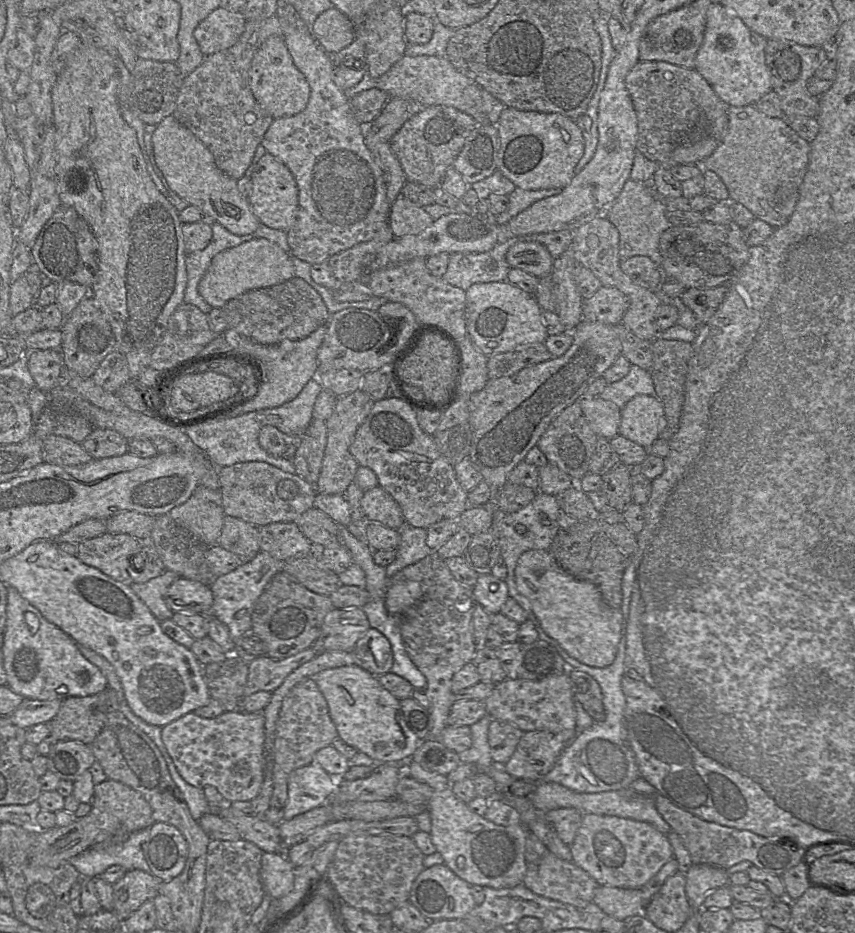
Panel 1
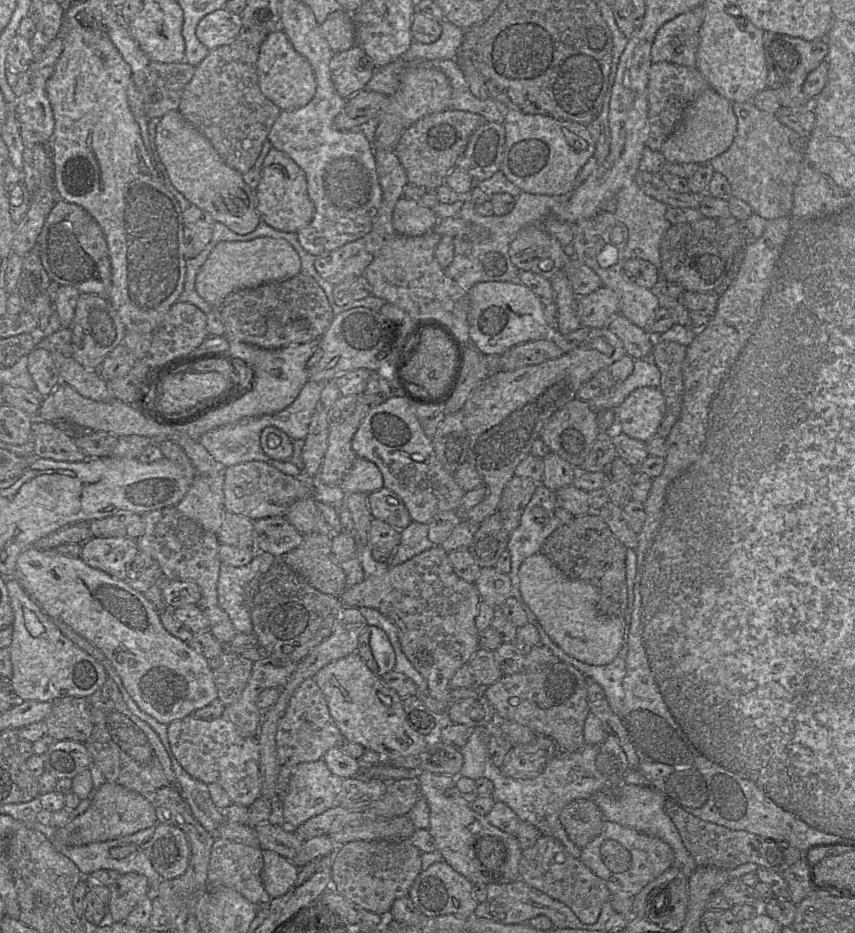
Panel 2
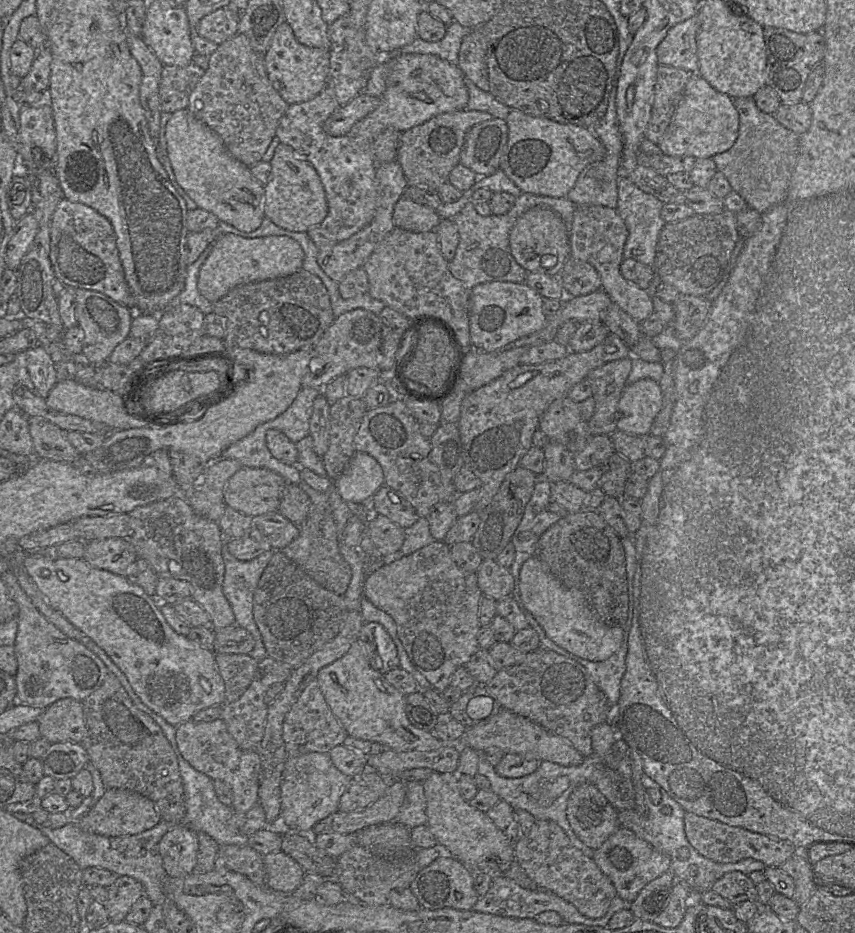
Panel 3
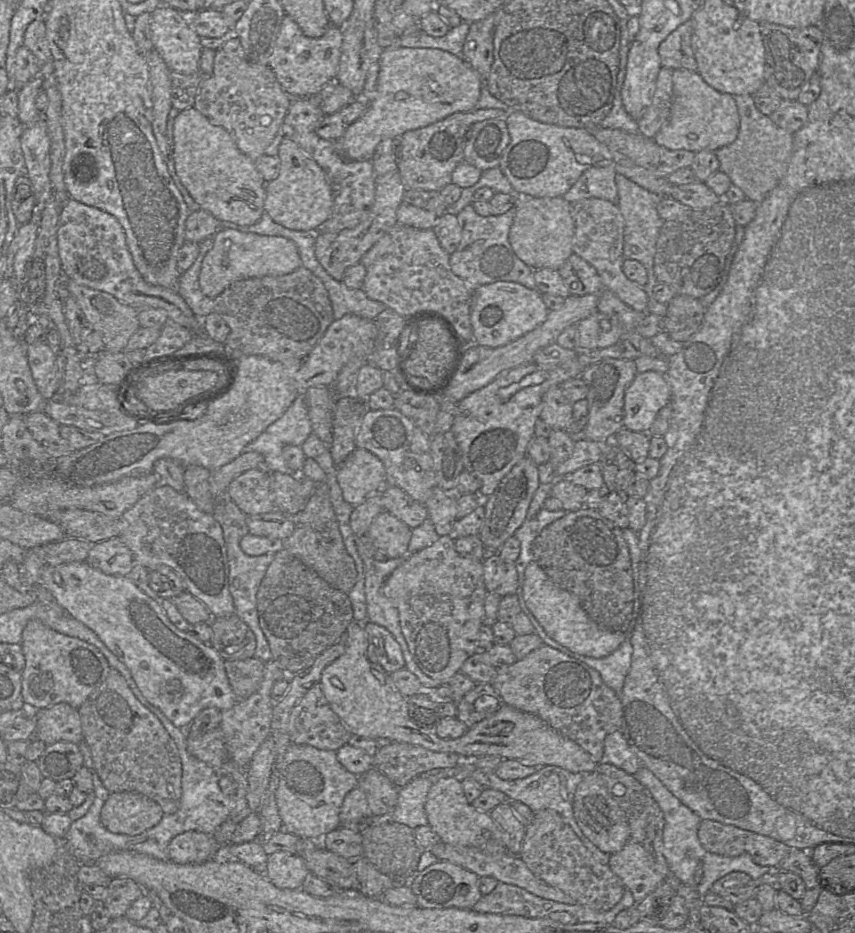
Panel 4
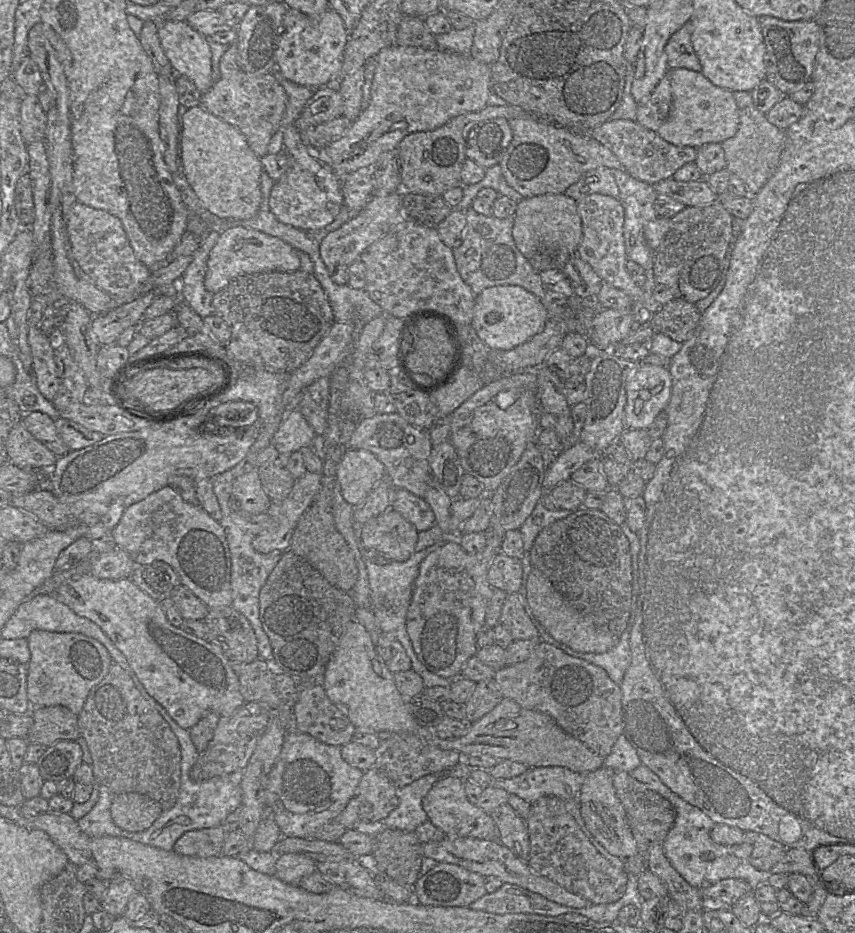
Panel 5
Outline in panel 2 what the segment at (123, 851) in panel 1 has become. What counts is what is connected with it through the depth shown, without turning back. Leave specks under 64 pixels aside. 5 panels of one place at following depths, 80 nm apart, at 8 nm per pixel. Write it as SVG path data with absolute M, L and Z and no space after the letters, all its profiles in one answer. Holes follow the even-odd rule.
M152 826L147 829L140 830L134 834L113 840L94 842L82 846L62 846L56 849L75 863L83 877L86 877L91 873L101 869L116 870L121 875L135 872L148 878L152 885L153 894L154 888L157 887L162 879L158 872L154 869L148 855L145 852L145 844L153 836L154 831L155 826Z

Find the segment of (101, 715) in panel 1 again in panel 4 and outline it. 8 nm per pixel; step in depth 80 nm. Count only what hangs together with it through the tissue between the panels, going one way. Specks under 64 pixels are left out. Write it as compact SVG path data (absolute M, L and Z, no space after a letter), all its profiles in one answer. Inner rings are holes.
M60 702L45 709L34 710L36 722L34 738L46 745L56 742L83 741L82 725L78 709Z

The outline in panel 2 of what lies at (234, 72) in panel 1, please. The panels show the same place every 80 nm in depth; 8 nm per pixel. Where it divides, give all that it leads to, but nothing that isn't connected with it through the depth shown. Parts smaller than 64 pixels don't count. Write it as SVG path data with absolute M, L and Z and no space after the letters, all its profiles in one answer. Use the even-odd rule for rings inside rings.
M243 29L231 42L210 50L206 58L196 66L178 108L185 120L211 143L221 160L241 174L247 173L254 166L275 120L281 113L280 108L261 92L258 84L257 59L267 35L265 30Z

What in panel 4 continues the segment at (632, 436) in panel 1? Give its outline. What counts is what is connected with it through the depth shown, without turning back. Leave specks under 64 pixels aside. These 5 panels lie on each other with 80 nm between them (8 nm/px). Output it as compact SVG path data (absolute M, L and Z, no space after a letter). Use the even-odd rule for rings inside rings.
M655 371L637 373L624 394L623 428L648 433L658 412L670 399L666 375Z

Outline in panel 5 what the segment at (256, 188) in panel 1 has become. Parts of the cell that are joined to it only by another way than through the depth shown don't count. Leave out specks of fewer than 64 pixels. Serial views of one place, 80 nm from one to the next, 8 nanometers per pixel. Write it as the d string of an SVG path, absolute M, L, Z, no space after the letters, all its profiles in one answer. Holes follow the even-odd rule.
M294 124L284 128L283 144L283 151L288 157L288 168L274 182L268 209L283 224L308 232L320 231L332 223L343 206L343 195L337 174L303 143Z

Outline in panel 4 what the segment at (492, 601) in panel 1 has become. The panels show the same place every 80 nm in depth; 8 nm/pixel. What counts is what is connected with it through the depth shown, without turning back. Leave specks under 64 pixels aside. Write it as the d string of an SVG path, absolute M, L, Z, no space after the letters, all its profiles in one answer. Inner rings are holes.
M488 553L483 560L484 583L488 592L504 597L513 595L518 587L518 572L513 562L504 561L498 554Z

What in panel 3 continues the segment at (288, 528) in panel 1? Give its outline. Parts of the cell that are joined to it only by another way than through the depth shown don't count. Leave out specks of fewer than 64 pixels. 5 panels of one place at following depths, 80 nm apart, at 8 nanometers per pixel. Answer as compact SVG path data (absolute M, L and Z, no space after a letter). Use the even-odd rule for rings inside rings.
M271 513L252 518L249 536L266 550L280 551L299 535L299 526L281 513Z

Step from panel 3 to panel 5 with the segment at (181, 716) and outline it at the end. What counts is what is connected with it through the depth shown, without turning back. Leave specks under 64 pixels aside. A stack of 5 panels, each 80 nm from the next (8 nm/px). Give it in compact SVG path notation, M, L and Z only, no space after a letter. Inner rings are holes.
M87 573L61 584L55 595L77 615L91 620L103 630L126 657L147 693L164 707L180 727L190 729L208 712L216 712L220 716L230 715L245 703L238 677L221 648L173 626L161 603L142 591L129 577L118 580L99 579Z

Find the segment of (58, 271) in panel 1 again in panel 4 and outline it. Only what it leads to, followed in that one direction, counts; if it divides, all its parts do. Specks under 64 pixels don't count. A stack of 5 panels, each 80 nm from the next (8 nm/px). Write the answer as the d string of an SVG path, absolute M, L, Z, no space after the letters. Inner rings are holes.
M67 199L59 215L58 251L63 275L79 285L111 294L121 303L137 310L162 309L169 320L189 329L194 334L202 332L202 319L197 317L176 289L168 289L147 283L134 265L126 243L126 235L119 221L111 214L73 199Z

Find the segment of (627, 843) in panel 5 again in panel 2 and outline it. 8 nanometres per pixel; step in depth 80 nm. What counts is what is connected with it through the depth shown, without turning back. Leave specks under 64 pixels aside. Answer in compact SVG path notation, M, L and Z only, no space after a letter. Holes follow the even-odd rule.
M591 798L577 799L567 804L559 820L570 841L580 849L600 834L606 822Z

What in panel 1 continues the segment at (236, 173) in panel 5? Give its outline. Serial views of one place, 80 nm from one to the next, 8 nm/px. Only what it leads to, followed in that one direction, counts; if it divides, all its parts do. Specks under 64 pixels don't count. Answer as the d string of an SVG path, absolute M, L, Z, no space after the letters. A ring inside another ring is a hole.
M173 114L156 125L152 145L155 163L167 185L189 205L203 210L232 234L251 234L258 228L260 221L252 212L248 197L238 190L237 180L217 167L210 150Z

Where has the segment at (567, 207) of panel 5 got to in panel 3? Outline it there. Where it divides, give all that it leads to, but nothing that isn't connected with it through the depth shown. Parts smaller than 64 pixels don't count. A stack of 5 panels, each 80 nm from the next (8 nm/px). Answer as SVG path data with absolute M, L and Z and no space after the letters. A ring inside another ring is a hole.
M534 207L522 214L510 231L509 243L516 262L528 273L558 277L570 256L570 238L566 224L558 214L545 207Z

